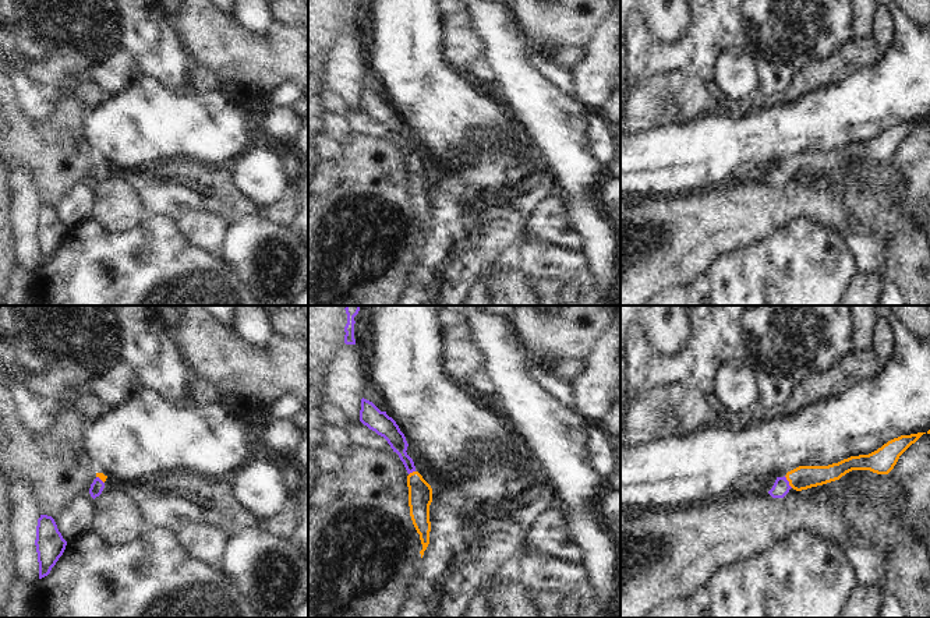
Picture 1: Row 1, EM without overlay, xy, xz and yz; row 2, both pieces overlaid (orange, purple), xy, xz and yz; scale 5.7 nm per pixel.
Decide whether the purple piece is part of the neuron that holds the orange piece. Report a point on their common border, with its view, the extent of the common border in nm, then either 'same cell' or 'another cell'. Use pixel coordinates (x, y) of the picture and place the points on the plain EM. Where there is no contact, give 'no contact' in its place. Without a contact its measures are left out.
yz (788, 168) | 90 nm | same cell

